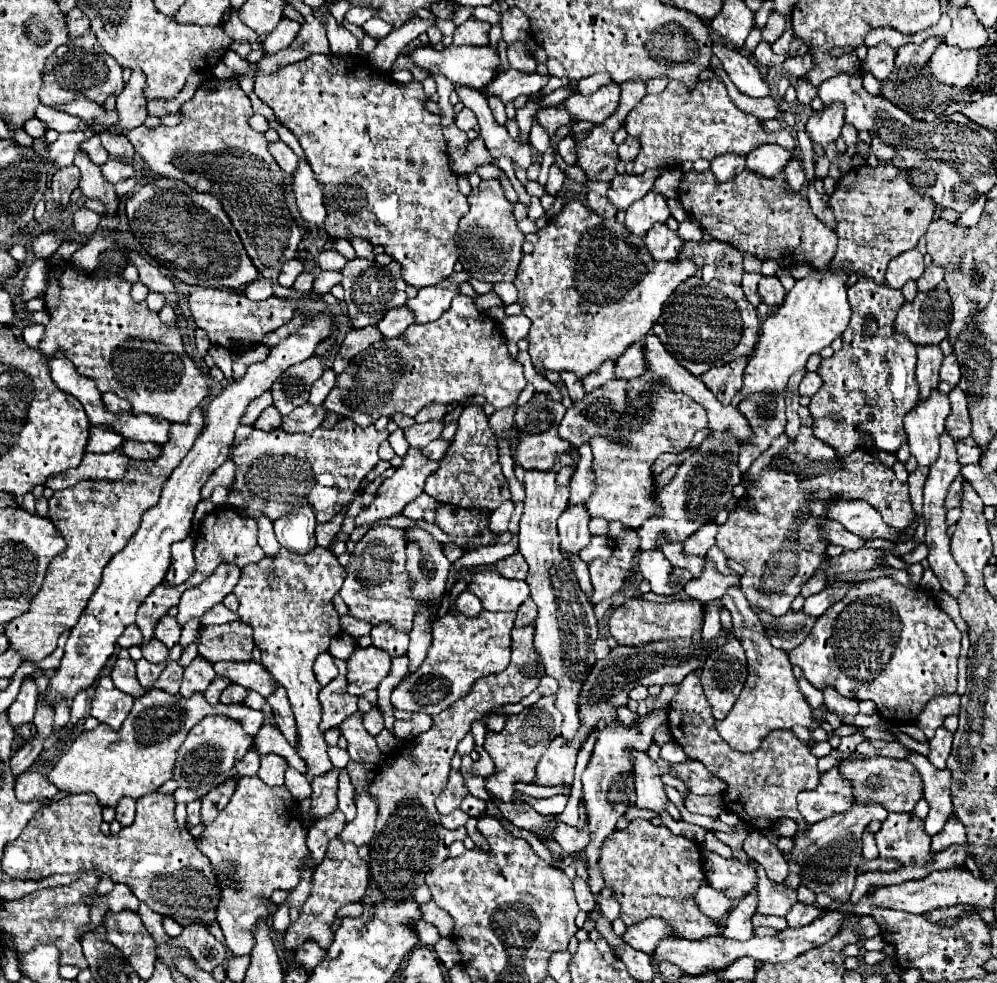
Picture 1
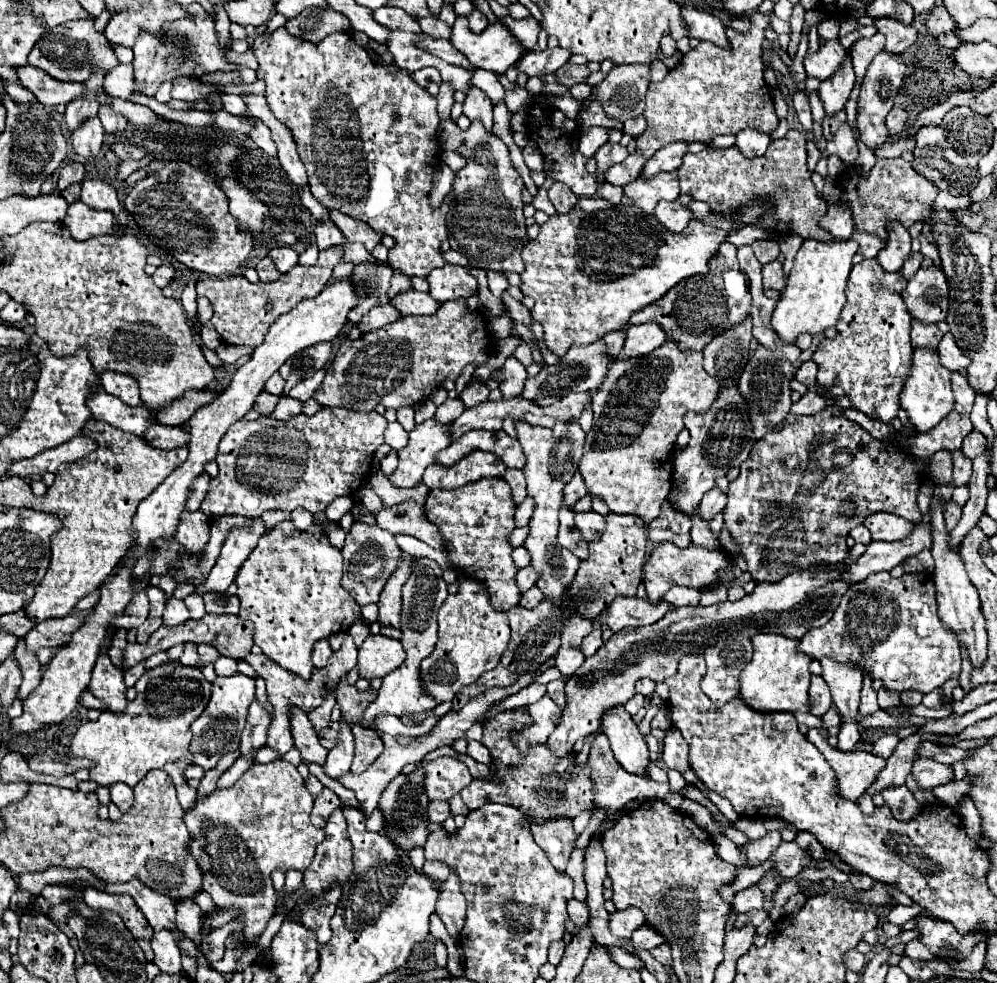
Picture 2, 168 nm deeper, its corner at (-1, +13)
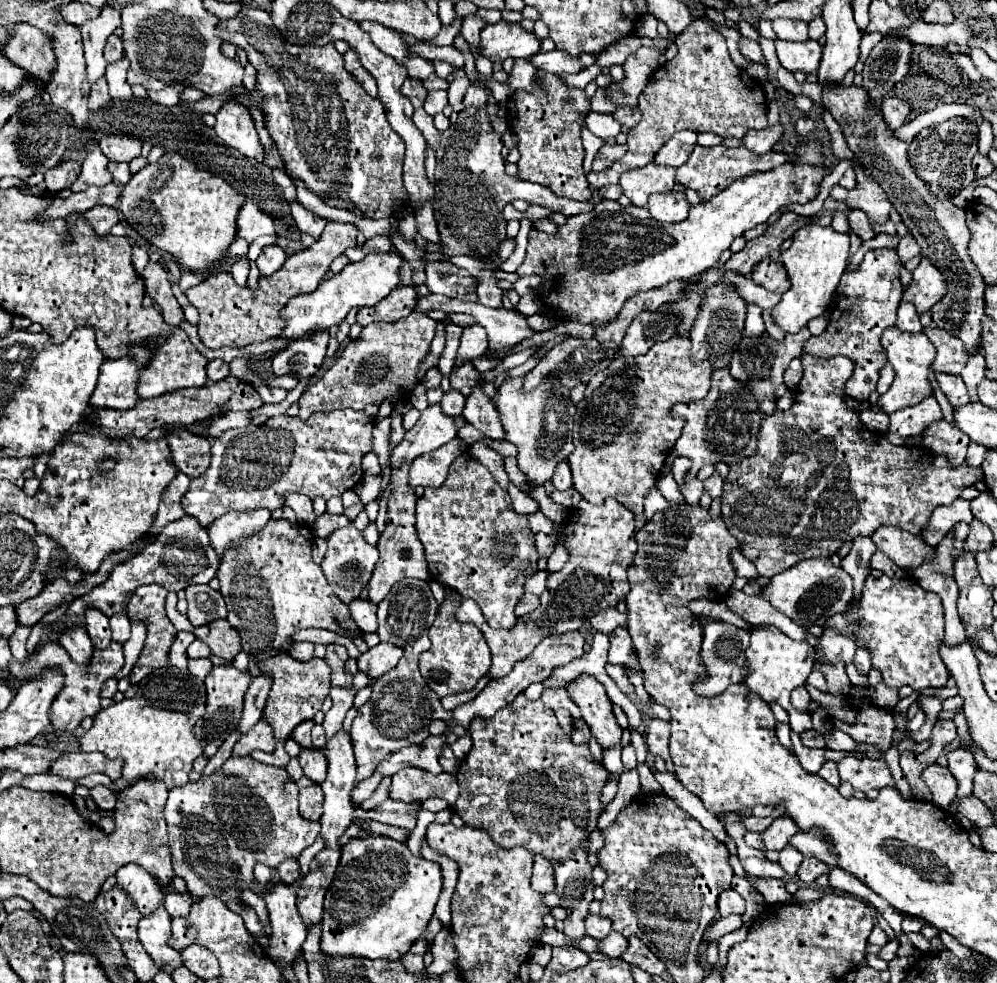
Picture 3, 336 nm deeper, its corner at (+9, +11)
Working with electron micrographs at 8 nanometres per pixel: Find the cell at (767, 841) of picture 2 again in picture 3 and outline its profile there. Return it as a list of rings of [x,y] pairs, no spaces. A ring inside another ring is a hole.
[[[783,815],[783,817],[777,817],[763,833],[761,833],[761,845],[763,845],[763,851],[783,851],[785,845],[789,843],[789,839],[797,833],[797,825],[795,821],[791,821],[791,817]]]

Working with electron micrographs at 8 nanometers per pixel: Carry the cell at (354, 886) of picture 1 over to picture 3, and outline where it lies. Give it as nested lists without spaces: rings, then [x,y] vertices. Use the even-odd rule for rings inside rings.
[[[345,731],[337,733],[327,745],[327,761],[329,761],[329,771],[327,771],[327,779],[321,783],[321,789],[325,793],[325,803],[323,803],[323,815],[319,819],[321,823],[321,837],[325,841],[325,849],[341,849],[339,839],[343,837],[345,829],[351,825],[351,817],[353,817],[353,805],[351,805],[351,789],[355,785],[355,755],[351,749],[351,739]]]

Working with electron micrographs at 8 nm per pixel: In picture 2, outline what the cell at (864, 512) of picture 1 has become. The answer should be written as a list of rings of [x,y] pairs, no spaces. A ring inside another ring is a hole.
[[[891,513],[871,515],[869,519],[865,519],[863,525],[871,531],[873,539],[879,541],[903,541],[913,531],[913,523]]]

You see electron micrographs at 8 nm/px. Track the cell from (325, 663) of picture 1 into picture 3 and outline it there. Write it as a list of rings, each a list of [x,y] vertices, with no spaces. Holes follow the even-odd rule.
[[[295,643],[295,645],[291,647],[289,655],[291,655],[291,657],[295,657],[297,661],[311,661],[311,659],[315,657],[313,647],[315,647],[313,643]]]

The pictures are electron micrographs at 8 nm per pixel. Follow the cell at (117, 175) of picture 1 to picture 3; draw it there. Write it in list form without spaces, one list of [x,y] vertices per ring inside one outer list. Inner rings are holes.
[[[109,135],[99,141],[101,151],[109,161],[131,161],[141,153],[141,141],[123,135]]]

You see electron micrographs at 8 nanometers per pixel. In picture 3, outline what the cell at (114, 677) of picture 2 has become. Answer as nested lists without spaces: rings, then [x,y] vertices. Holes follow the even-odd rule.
[[[73,627],[67,629],[61,639],[59,639],[61,647],[65,647],[65,651],[69,653],[69,657],[77,663],[77,665],[91,665],[91,657],[93,657],[93,645],[91,639],[87,637],[87,631],[83,627]]]

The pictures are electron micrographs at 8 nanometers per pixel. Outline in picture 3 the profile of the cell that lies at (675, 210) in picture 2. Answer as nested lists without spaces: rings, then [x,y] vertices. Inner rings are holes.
[[[657,193],[649,197],[647,209],[651,217],[655,217],[661,223],[679,223],[687,217],[689,205],[683,193]]]

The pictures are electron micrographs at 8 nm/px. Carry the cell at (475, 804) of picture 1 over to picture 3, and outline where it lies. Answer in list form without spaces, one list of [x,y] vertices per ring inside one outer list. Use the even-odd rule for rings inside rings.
[[[517,695],[513,703],[499,709],[489,719],[473,719],[469,725],[469,733],[473,739],[473,747],[461,761],[462,765],[457,773],[461,795],[453,805],[455,813],[467,825],[487,829],[495,843],[505,849],[521,845],[531,853],[541,853],[553,859],[557,893],[561,895],[561,905],[567,911],[563,933],[571,941],[581,941],[585,937],[583,921],[589,913],[589,903],[593,901],[595,887],[591,879],[591,865],[587,863],[581,841],[587,839],[591,831],[595,831],[597,819],[605,809],[599,801],[599,795],[607,781],[607,771],[591,761],[587,745],[571,743],[571,737],[563,733],[551,709],[547,709],[541,701],[525,699],[525,695]]]

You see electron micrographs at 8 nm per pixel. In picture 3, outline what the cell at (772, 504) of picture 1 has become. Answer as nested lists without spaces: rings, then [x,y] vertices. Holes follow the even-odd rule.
[[[801,355],[801,361],[803,361],[803,379],[795,391],[795,403],[791,409],[787,411],[775,411],[771,417],[765,417],[761,427],[759,427],[759,437],[757,437],[757,453],[751,455],[751,457],[745,457],[743,461],[739,463],[733,463],[731,465],[731,471],[725,479],[725,485],[723,485],[723,497],[721,497],[721,517],[729,529],[729,533],[739,541],[739,549],[741,553],[757,567],[759,575],[761,577],[773,577],[789,567],[793,567],[795,563],[803,561],[803,559],[813,559],[813,557],[821,557],[821,559],[827,559],[831,555],[837,553],[837,549],[841,547],[843,543],[843,533],[845,533],[845,541],[851,541],[855,539],[857,535],[871,535],[877,527],[881,525],[893,525],[901,531],[907,531],[907,533],[913,533],[913,535],[919,535],[919,531],[927,525],[929,521],[929,515],[931,511],[937,507],[937,505],[949,505],[953,503],[961,489],[967,487],[967,485],[973,485],[979,477],[981,477],[981,471],[977,467],[969,467],[969,465],[961,465],[957,469],[953,469],[949,465],[949,461],[941,455],[935,455],[923,447],[897,447],[893,443],[887,441],[885,435],[881,433],[875,433],[871,429],[867,429],[859,417],[857,417],[857,411],[855,409],[849,409],[843,405],[843,397],[845,397],[845,381],[851,377],[851,371],[853,371],[853,363],[847,359],[847,357],[831,357],[831,359],[813,359],[813,357],[807,357],[807,355]]]

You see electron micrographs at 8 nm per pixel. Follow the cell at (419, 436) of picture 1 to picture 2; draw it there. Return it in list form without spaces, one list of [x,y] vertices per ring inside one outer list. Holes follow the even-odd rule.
[[[455,397],[455,399],[447,399],[443,405],[437,407],[435,419],[437,419],[439,423],[451,423],[451,421],[455,421],[463,411],[465,411],[465,405],[463,405],[461,399],[457,399],[457,397]]]

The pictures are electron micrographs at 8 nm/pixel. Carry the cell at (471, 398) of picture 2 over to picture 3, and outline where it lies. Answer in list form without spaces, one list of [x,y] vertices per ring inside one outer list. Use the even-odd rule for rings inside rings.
[[[465,363],[461,365],[459,369],[453,369],[451,375],[449,375],[449,381],[451,381],[451,387],[461,391],[465,397],[471,395],[471,391],[475,387],[479,387],[481,383],[481,373],[473,367],[473,363]]]

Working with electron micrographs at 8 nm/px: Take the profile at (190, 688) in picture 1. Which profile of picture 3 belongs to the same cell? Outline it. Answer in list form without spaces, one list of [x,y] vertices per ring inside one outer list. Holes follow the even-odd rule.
[[[195,639],[195,641],[189,645],[187,655],[189,655],[189,659],[199,659],[199,657],[209,657],[211,651],[209,651],[209,647],[207,647],[203,641]]]

